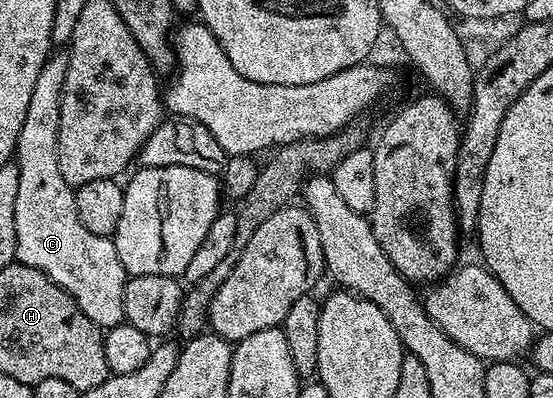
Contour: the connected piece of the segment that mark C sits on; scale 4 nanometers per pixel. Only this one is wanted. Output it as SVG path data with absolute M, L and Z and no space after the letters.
M54 53L40 69L40 77L36 77L36 86L32 89L32 97L28 101L28 113L24 113L24 125L20 125L20 137L16 148L16 162L20 173L20 189L16 189L16 249L17 262L28 265L32 269L40 269L56 285L69 293L80 305L80 309L94 323L103 329L109 329L123 322L124 289L128 278L124 265L116 253L116 245L109 235L88 233L84 225L80 225L80 213L76 213L74 200L75 188L64 181L64 173L60 173L58 160L58 134L60 133L60 105L64 81L68 77L69 54Z

